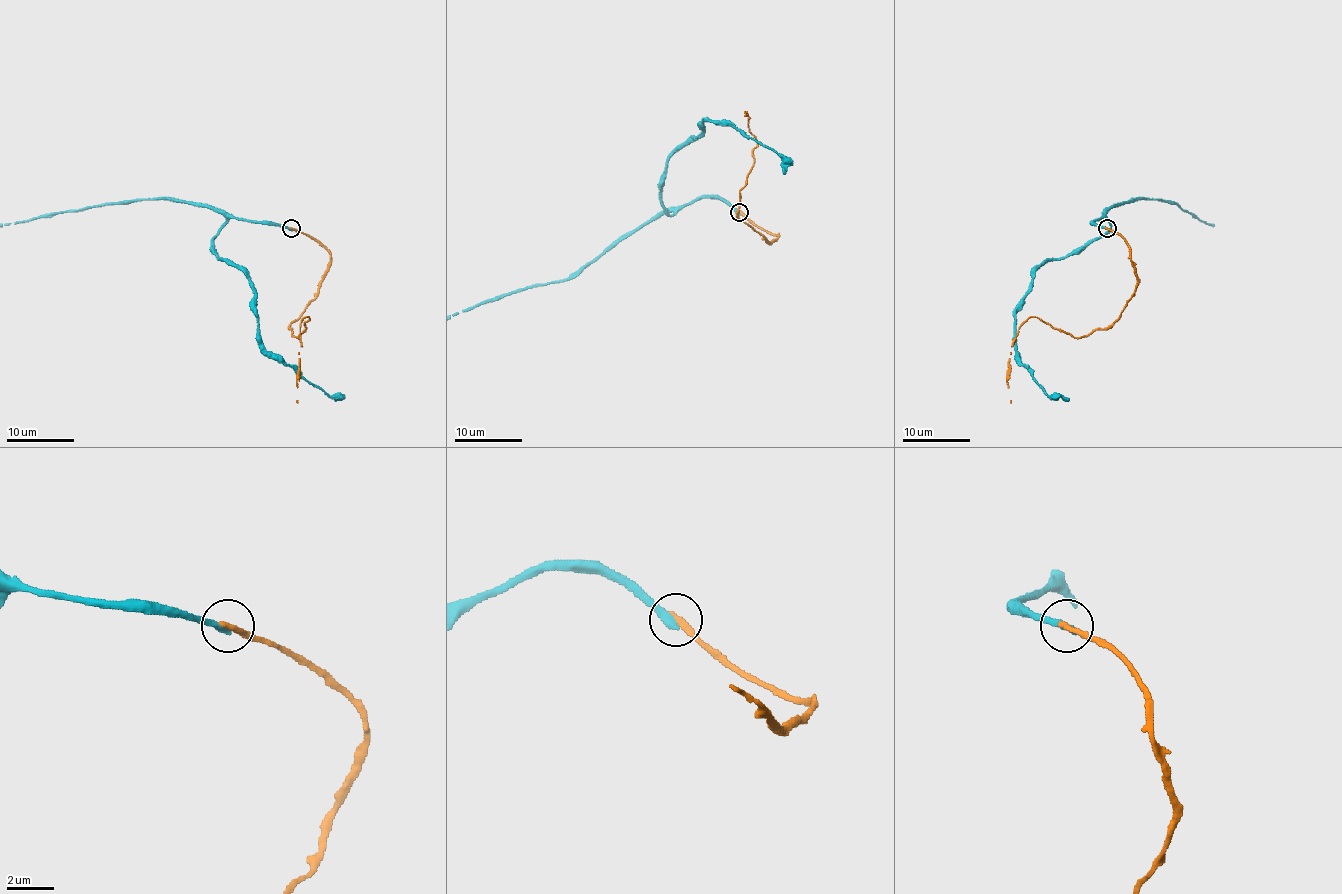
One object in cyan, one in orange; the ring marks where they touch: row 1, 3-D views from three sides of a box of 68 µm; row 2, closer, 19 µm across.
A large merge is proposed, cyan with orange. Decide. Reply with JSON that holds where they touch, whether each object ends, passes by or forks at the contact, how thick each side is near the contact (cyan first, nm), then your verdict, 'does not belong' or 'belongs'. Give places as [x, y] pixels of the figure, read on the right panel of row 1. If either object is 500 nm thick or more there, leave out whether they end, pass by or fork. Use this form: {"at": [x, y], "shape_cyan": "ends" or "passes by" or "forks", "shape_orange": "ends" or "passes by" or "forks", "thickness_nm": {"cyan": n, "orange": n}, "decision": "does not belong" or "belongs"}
{"at": [1107, 228], "shape_cyan": "ends", "shape_orange": "ends", "thickness_nm": {"cyan": 360, "orange": 280}, "decision": "does not belong"}

